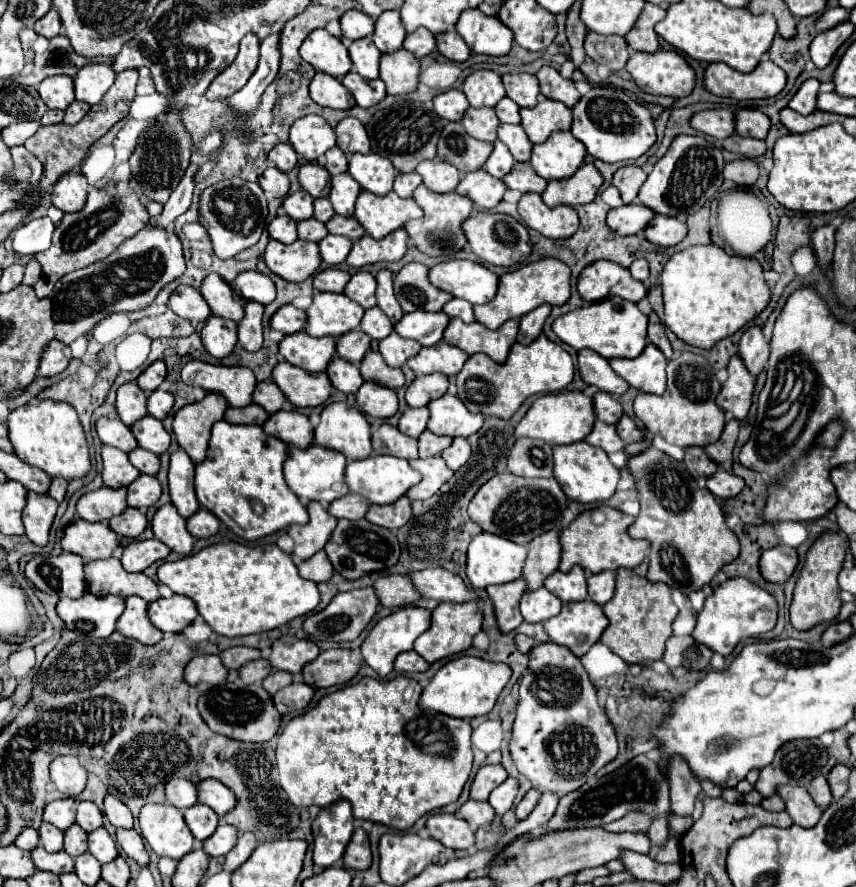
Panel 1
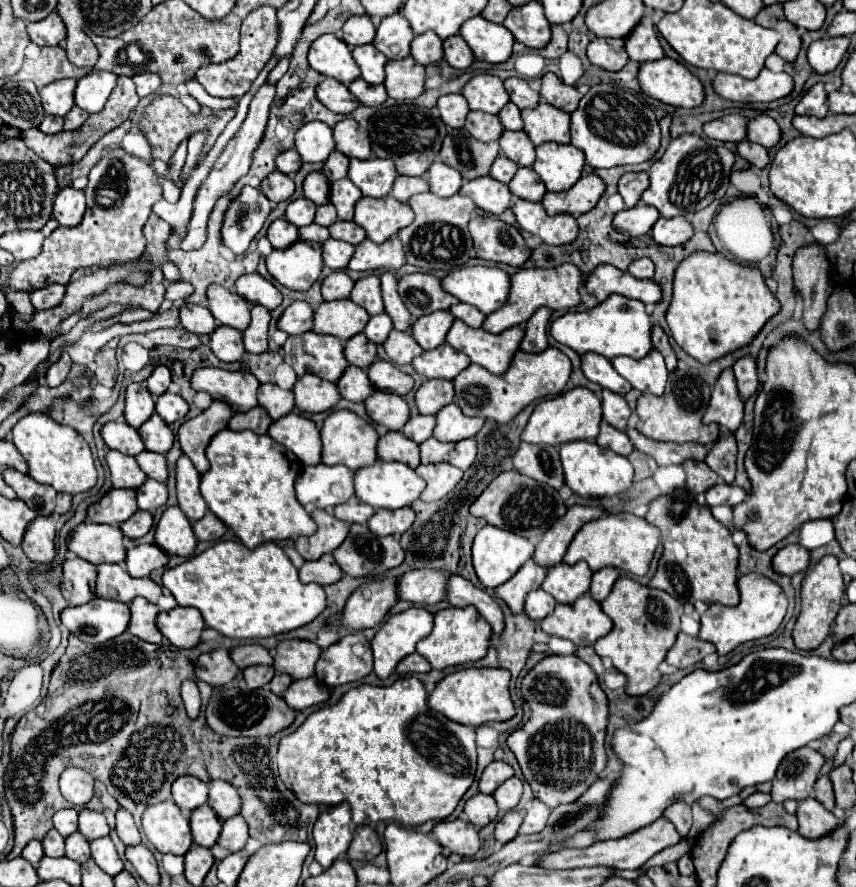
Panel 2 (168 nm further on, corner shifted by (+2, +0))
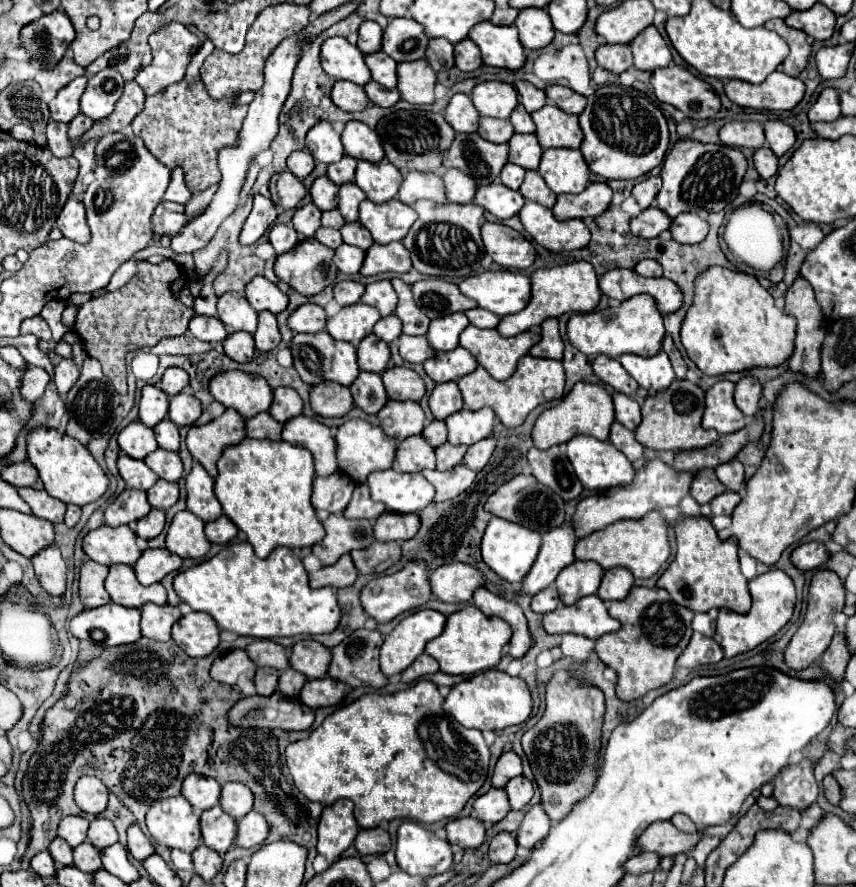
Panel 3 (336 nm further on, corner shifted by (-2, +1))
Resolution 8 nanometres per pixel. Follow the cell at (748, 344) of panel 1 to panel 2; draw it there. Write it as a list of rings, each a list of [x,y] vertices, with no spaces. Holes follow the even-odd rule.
[[[743,355],[741,359],[735,361],[733,365],[735,371],[735,379],[737,379],[737,387],[743,399],[747,399],[749,395],[753,395],[759,387],[759,379],[757,379],[757,363],[751,355]]]

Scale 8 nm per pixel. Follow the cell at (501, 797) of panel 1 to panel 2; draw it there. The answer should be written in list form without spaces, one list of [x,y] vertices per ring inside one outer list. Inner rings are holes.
[[[511,777],[507,783],[503,783],[501,787],[495,789],[493,797],[497,801],[497,807],[501,813],[507,813],[511,809],[517,807],[519,799],[521,799],[521,793],[523,793],[523,785],[517,777]]]

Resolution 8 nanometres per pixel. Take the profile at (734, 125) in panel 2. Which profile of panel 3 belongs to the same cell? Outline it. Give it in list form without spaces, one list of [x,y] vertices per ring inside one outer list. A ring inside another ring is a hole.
[[[729,122],[721,128],[719,138],[725,146],[741,146],[741,148],[751,148],[759,150],[765,144],[765,132],[759,122]]]

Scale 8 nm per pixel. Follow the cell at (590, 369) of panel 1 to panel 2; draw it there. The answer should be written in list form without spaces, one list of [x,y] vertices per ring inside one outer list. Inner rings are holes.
[[[587,353],[581,357],[581,369],[585,373],[585,377],[613,393],[625,395],[631,391],[631,383],[627,379],[623,379],[611,365],[609,359],[595,355],[595,353]]]

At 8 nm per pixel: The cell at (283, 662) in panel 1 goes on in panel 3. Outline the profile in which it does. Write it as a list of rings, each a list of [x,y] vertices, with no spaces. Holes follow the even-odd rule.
[[[301,640],[293,646],[289,664],[309,678],[323,678],[331,664],[331,650],[315,640]]]

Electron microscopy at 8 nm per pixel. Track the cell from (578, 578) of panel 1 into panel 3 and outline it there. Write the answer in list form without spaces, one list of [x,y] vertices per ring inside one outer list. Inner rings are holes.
[[[587,560],[587,562],[573,562],[567,568],[563,568],[555,580],[555,588],[561,596],[563,604],[575,604],[579,598],[595,594],[605,570]]]

